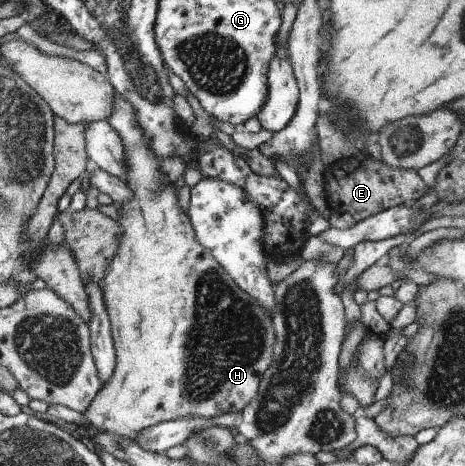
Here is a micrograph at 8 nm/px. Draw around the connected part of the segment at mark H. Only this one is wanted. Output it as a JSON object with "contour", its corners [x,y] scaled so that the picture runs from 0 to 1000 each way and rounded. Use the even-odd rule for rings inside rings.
{"contour":[[[247,202],[241,240],[237,240],[237,249],[226,260],[249,279],[249,288],[258,292],[262,318],[271,322],[271,373],[267,378],[271,378],[271,399],[284,412],[284,429],[258,440],[258,468],[252,472],[260,496],[258,506],[254,506],[254,532],[249,532],[245,554],[228,571],[224,597],[215,603],[243,734],[245,798],[237,803],[237,815],[217,828],[206,850],[198,856],[194,871],[176,886],[176,893],[213,929],[249,931],[249,936],[262,936],[262,940],[275,940],[275,944],[290,948],[288,940],[297,936],[301,923],[353,903],[394,899],[396,895],[460,897],[460,893],[486,888],[495,880],[516,886],[525,871],[546,854],[559,809],[581,785],[589,710],[585,708],[583,678],[576,678],[576,670],[555,648],[546,648],[546,639],[538,639],[529,627],[520,627],[490,588],[482,584],[482,577],[469,569],[469,562],[456,554],[456,545],[422,519],[404,466],[383,442],[374,397],[361,395],[361,391],[353,395],[355,380],[344,369],[344,339],[335,339],[327,330],[327,322],[323,322],[305,279],[301,279],[297,262],[288,258],[288,232],[271,215],[262,215],[254,202]]]}

